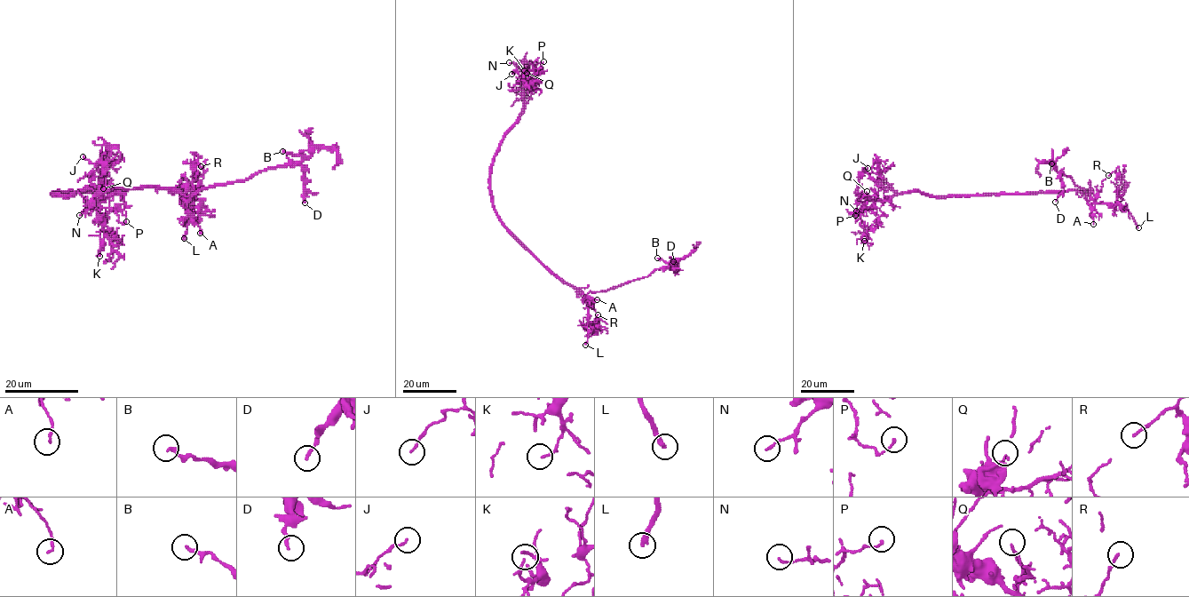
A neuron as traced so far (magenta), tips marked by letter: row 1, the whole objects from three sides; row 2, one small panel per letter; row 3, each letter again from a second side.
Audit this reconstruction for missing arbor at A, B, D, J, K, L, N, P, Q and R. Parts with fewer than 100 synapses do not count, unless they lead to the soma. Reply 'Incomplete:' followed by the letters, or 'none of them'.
Incomplete: L

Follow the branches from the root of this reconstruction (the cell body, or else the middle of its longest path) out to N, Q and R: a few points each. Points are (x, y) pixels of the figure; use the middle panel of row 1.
N: (518, 239), (495, 209), (490, 183), (494, 155), (523, 107), (522, 77), (516, 64), (509, 62)
Q: (518, 239), (495, 209), (490, 167), (504, 133), (522, 110), (521, 75), (527, 73)
R: (518, 239), (562, 281), (574, 286), (583, 295), (588, 322), (592, 326), (598, 314)

